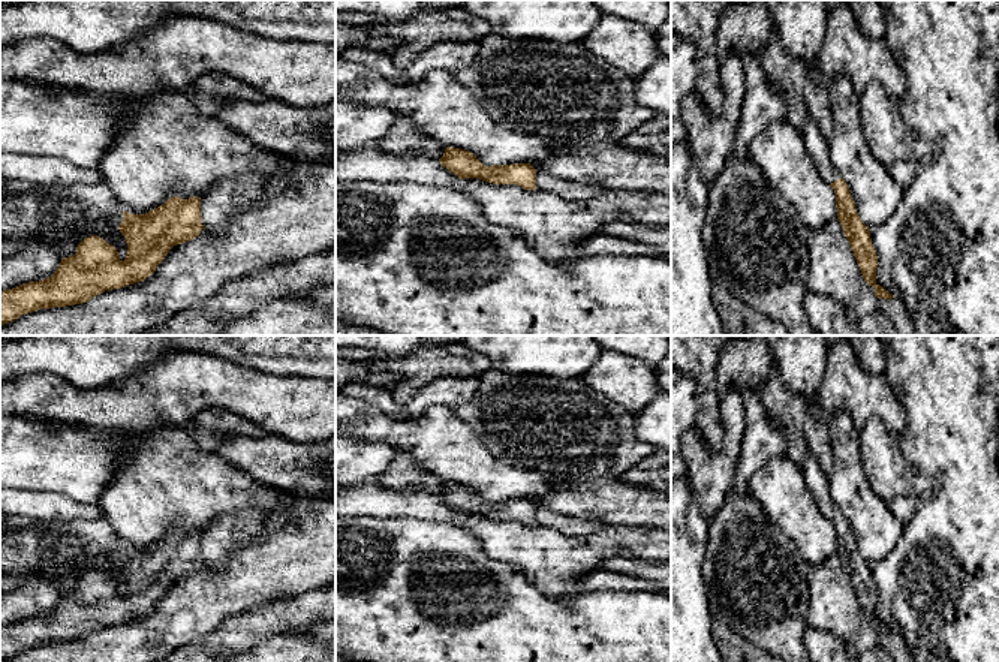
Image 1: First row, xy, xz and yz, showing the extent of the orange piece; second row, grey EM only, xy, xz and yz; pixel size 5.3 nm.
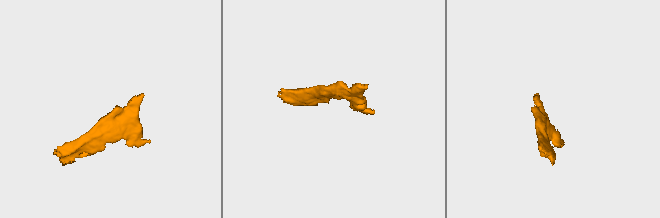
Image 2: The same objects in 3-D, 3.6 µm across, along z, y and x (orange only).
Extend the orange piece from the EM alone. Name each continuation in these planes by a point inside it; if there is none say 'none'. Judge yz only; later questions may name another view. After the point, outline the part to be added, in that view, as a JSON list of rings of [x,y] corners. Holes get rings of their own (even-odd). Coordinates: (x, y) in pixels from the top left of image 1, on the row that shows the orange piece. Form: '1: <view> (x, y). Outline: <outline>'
1: yz (815, 144). Outline: [[[813,120],[806,123],[801,136],[819,177],[828,184],[840,180],[842,177],[830,160],[828,142],[822,138],[818,124]]]
2: yz (894, 309). Outline: [[[878,298],[878,309],[882,310],[893,325],[899,335],[911,335],[914,331],[912,315],[906,309],[906,306],[899,298]]]

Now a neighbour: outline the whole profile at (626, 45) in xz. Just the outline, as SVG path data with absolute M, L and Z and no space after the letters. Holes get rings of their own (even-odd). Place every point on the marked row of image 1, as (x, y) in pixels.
M607 13L581 43L632 79L647 73L662 55L655 33L637 21Z

